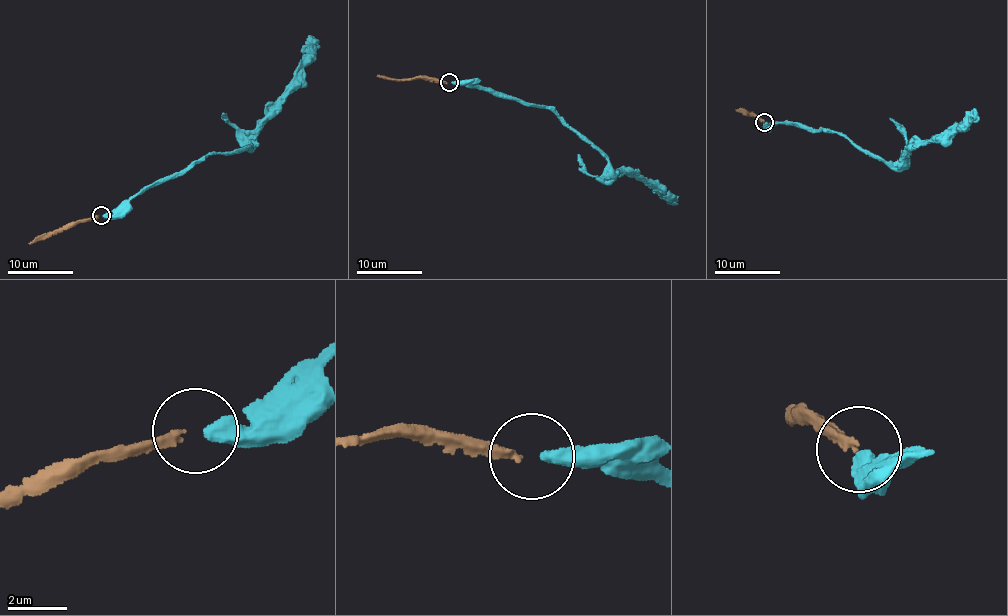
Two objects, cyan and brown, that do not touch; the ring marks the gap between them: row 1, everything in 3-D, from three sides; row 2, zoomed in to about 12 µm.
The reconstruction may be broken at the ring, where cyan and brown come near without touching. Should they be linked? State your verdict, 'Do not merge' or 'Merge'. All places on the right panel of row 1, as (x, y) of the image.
Merge

